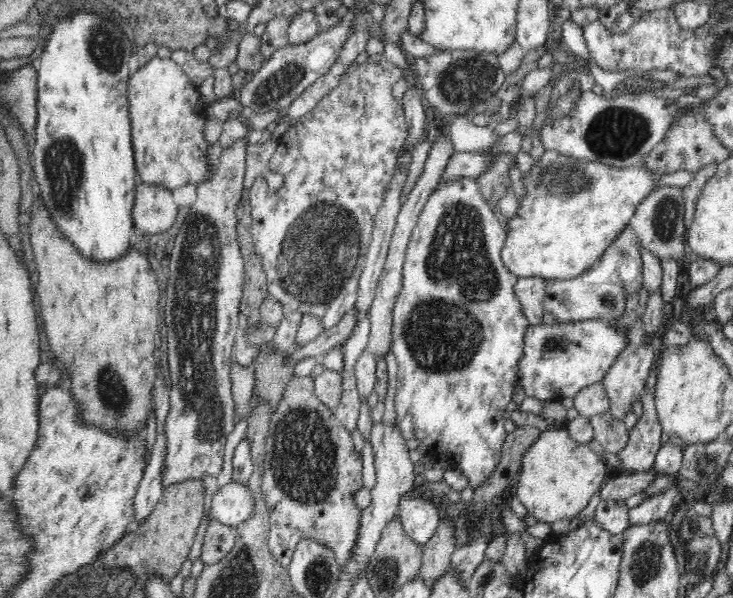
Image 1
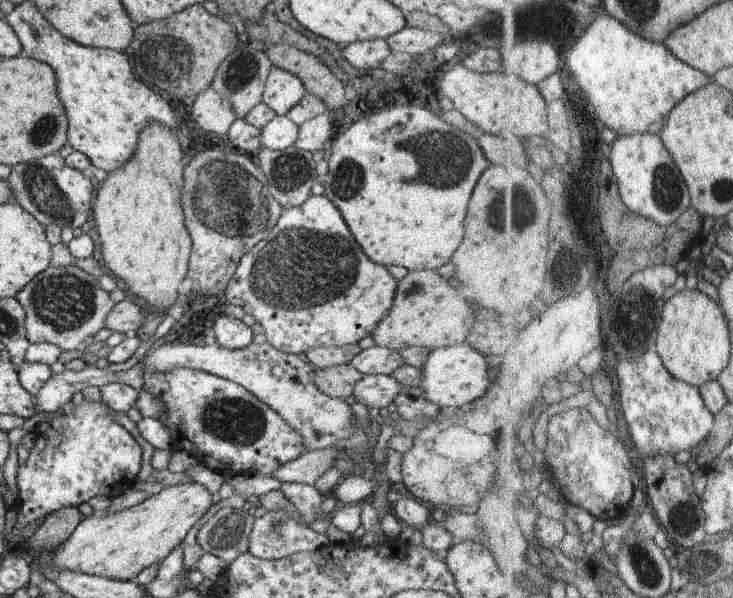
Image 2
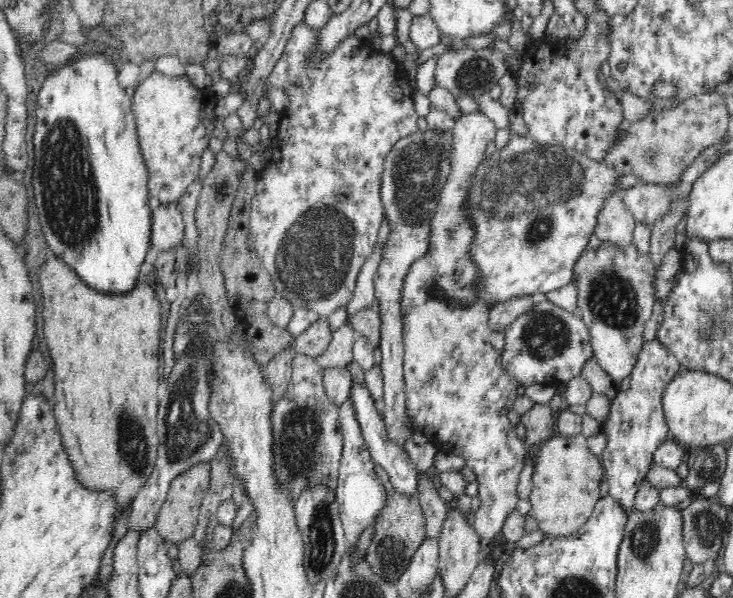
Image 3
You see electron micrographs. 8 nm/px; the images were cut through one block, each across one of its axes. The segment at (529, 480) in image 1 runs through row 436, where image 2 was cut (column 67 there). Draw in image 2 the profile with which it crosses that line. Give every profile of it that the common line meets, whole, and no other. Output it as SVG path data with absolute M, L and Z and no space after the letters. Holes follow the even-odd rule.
M169 483L160 492L144 499L144 502L140 504L131 505L127 509L112 513L100 511L87 517L84 516L66 541L61 542L53 550L40 551L40 556L34 558L30 566L34 562L38 562L40 565L56 567L59 571L98 575L117 581L131 581L145 568L158 565L167 554L180 545L188 534L188 530L204 516L211 506L211 502L212 495L200 483Z

